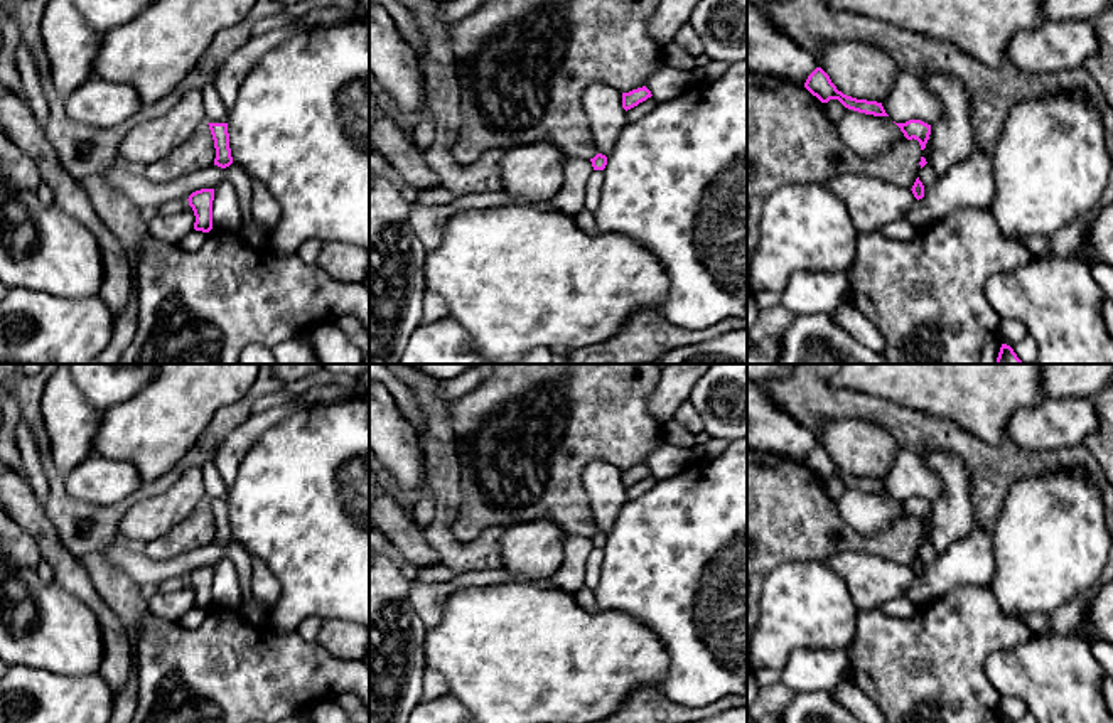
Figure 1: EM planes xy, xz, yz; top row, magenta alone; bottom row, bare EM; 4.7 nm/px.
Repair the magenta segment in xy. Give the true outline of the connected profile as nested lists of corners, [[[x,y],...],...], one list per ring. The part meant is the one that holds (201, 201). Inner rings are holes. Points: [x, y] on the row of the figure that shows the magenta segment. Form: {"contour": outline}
{"contour": [[[214,189],[196,190],[189,195],[187,201],[196,216],[194,229],[209,233],[212,229]]]}

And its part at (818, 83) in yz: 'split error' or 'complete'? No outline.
complete

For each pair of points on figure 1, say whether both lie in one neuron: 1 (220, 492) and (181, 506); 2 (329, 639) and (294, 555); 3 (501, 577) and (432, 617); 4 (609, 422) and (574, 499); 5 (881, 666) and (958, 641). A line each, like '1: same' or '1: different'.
1: different
2: different
3: same
4: same
5: same

